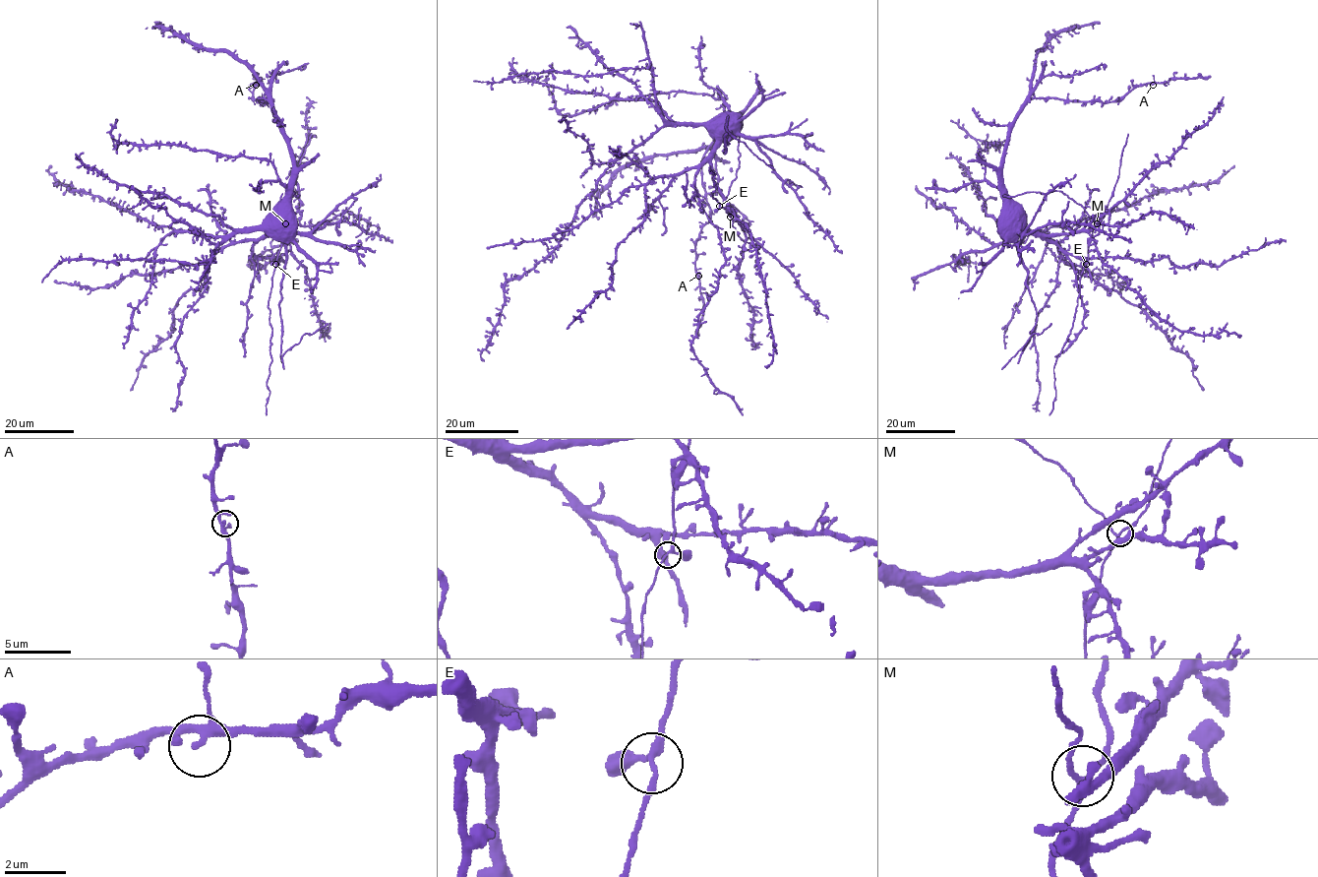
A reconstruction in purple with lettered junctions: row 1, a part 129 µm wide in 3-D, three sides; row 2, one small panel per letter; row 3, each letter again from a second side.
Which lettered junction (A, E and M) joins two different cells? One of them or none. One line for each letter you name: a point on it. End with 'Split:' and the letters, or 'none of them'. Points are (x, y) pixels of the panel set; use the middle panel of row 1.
Split: none of them

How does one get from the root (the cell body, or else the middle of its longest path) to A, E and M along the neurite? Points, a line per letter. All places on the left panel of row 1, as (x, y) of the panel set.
A: (291, 226), (282, 233), (291, 151), (270, 104), (254, 98), (256, 85)
E: (291, 226), (288, 234), (268, 234), (285, 233), (275, 263)
M: (291, 226), (288, 234), (268, 234), (283, 231), (284, 237), (282, 231), (285, 223)

